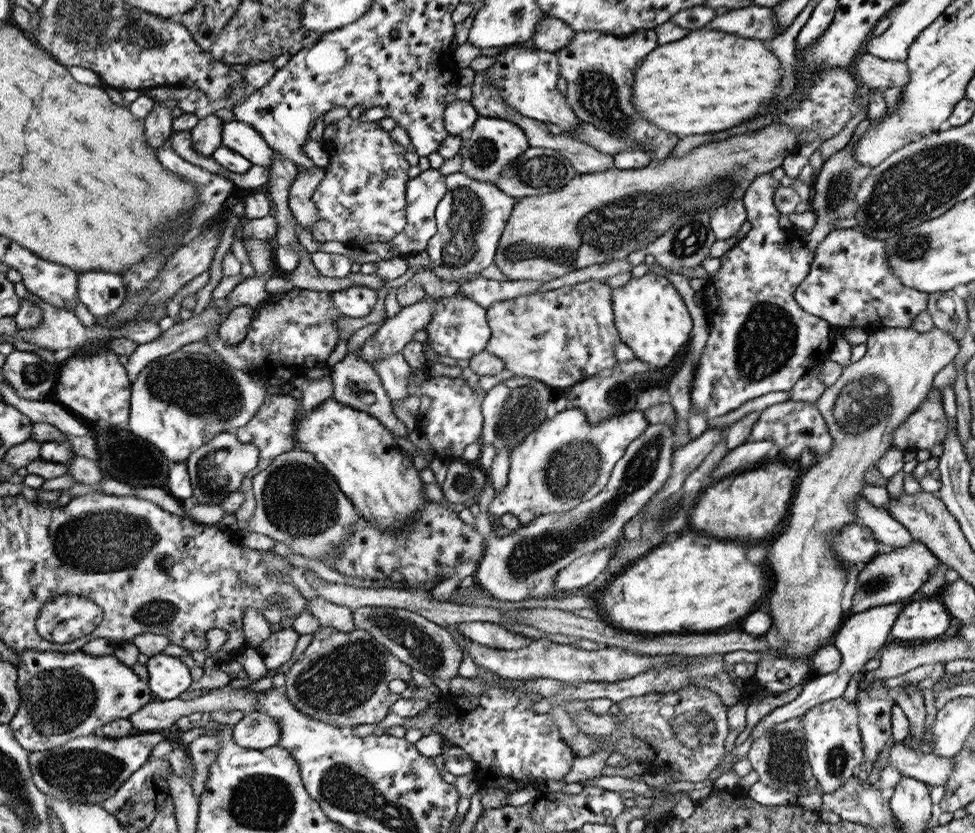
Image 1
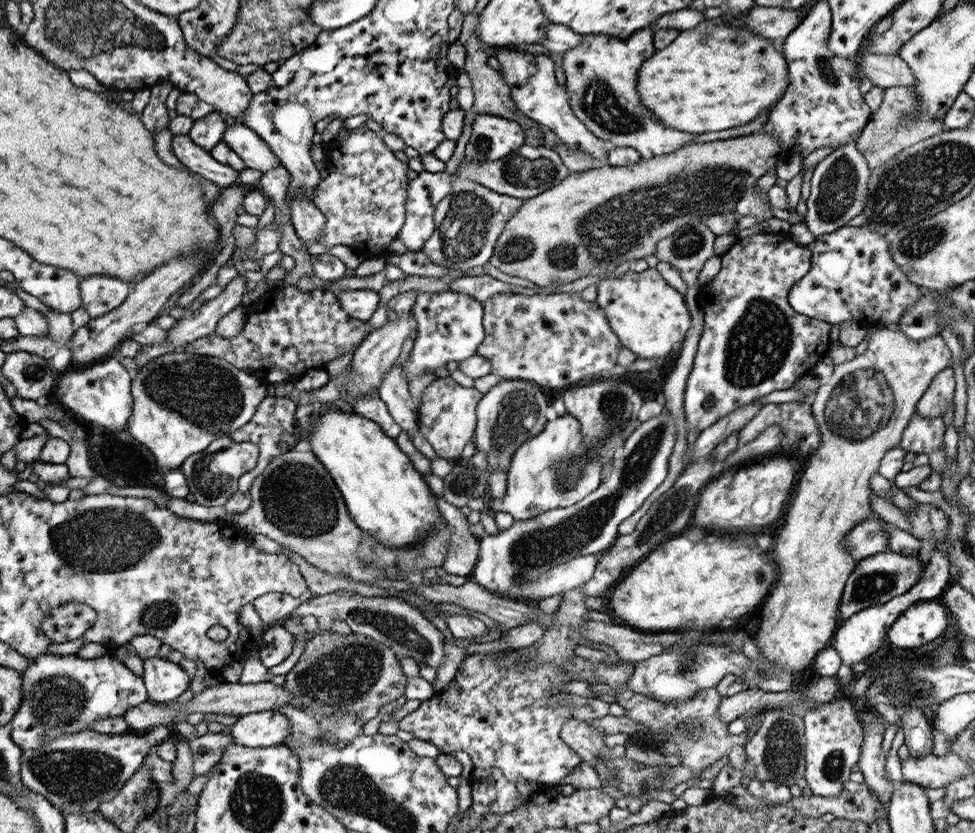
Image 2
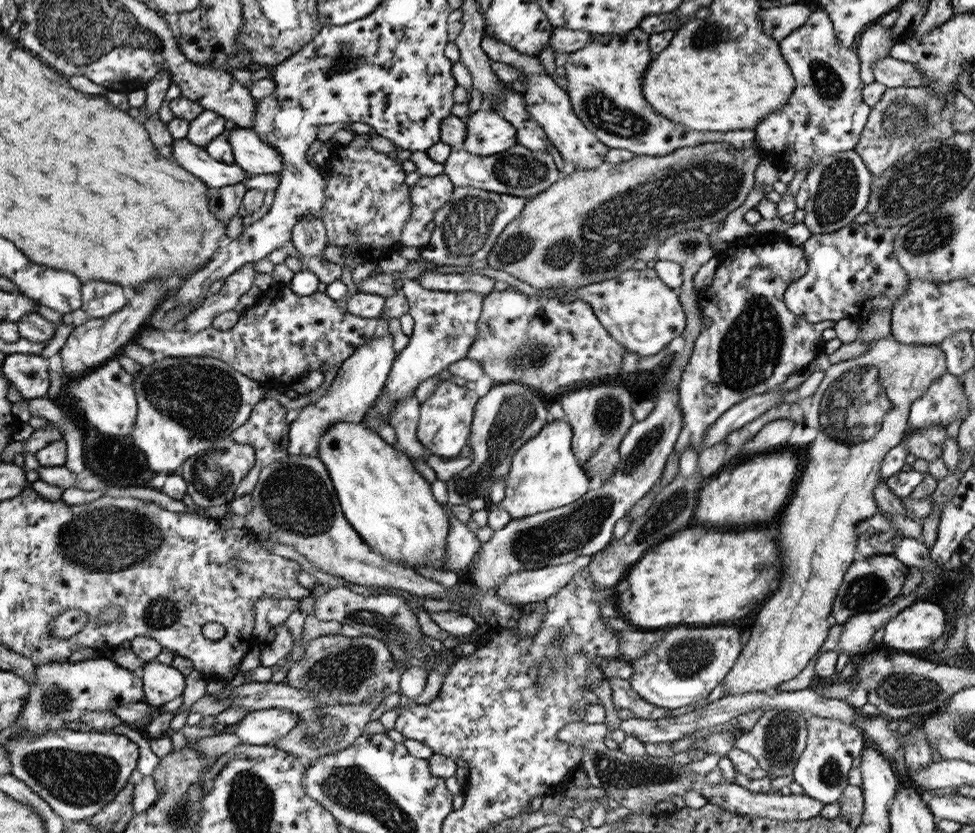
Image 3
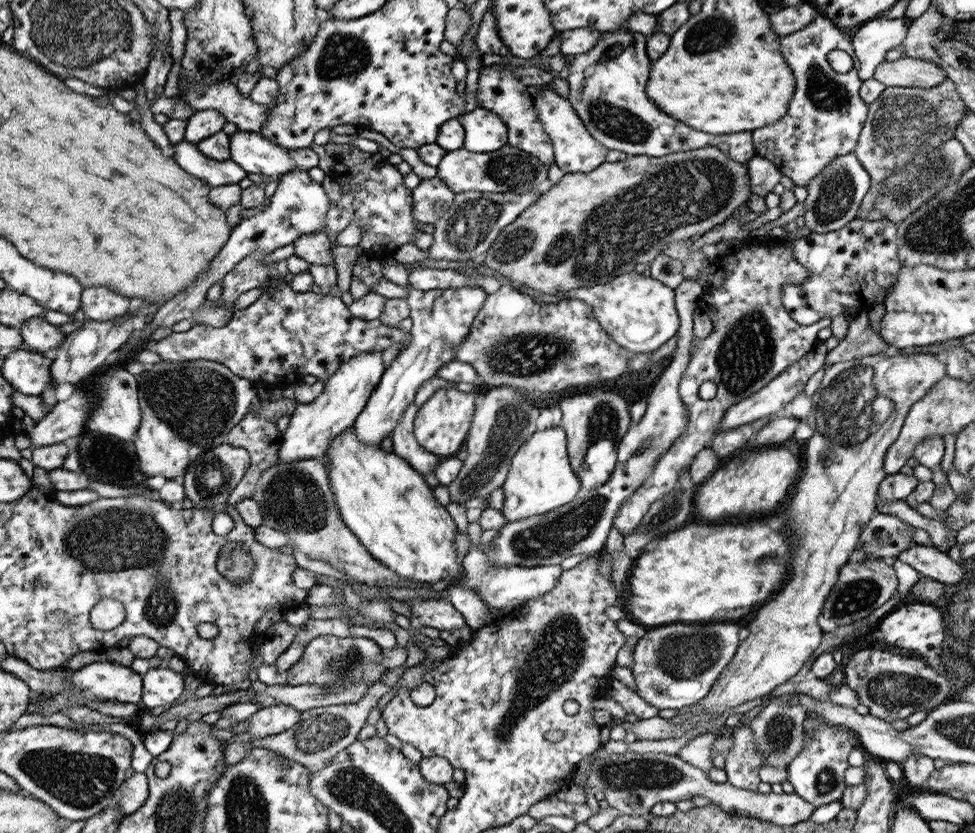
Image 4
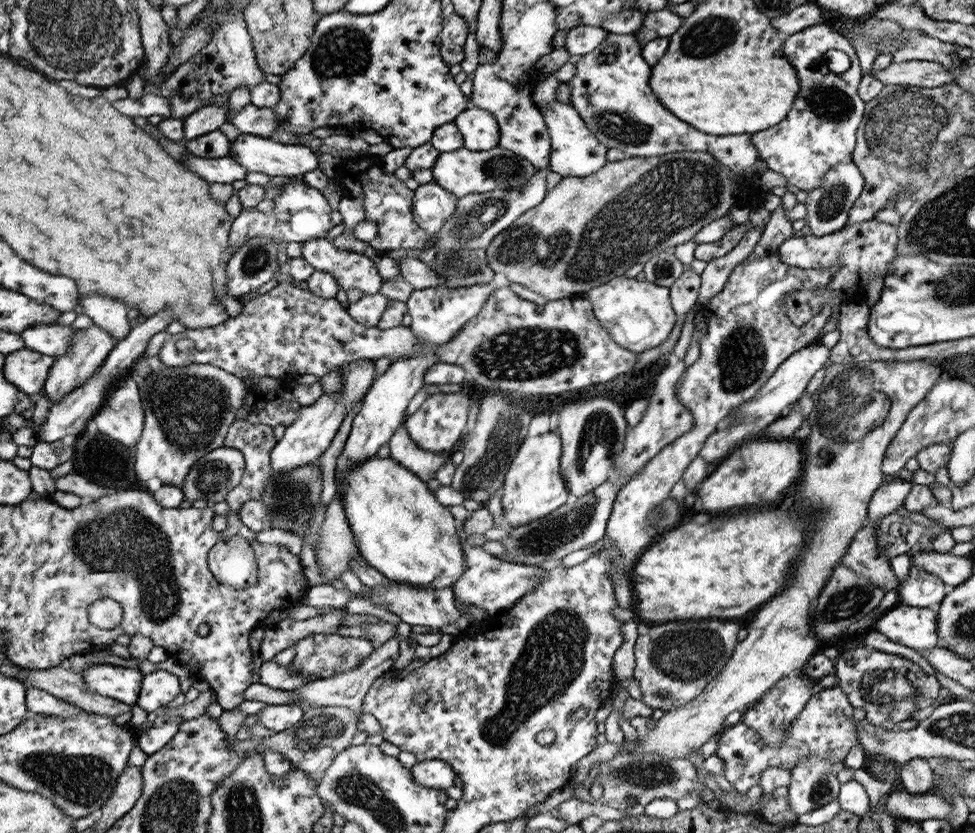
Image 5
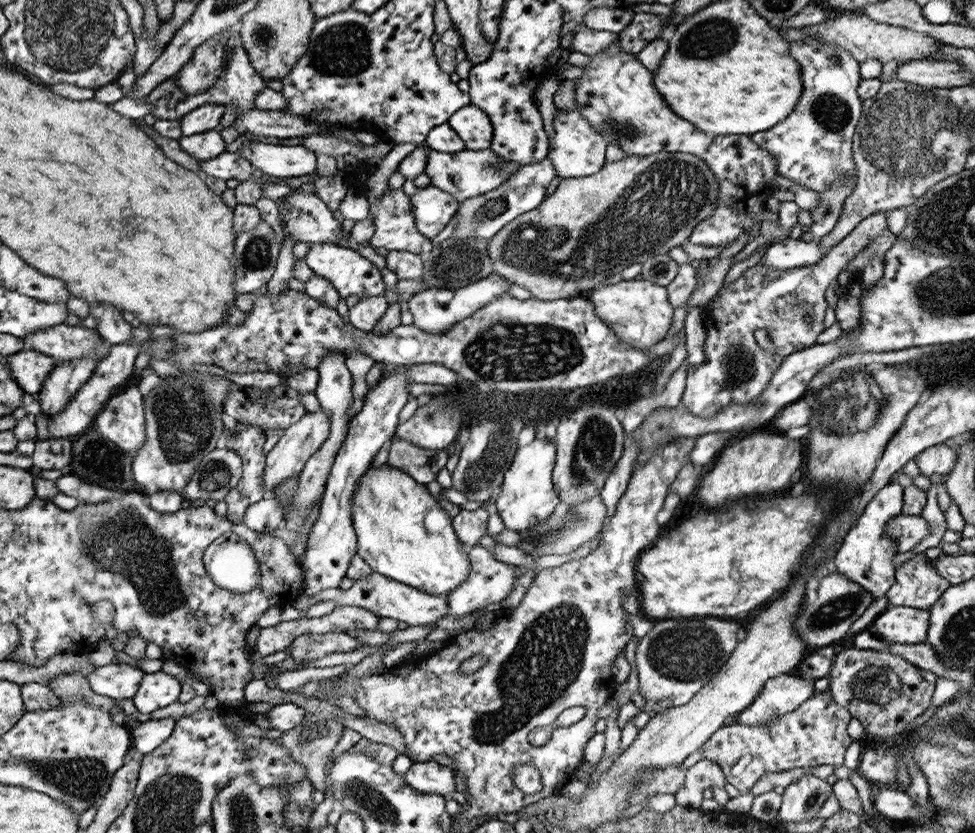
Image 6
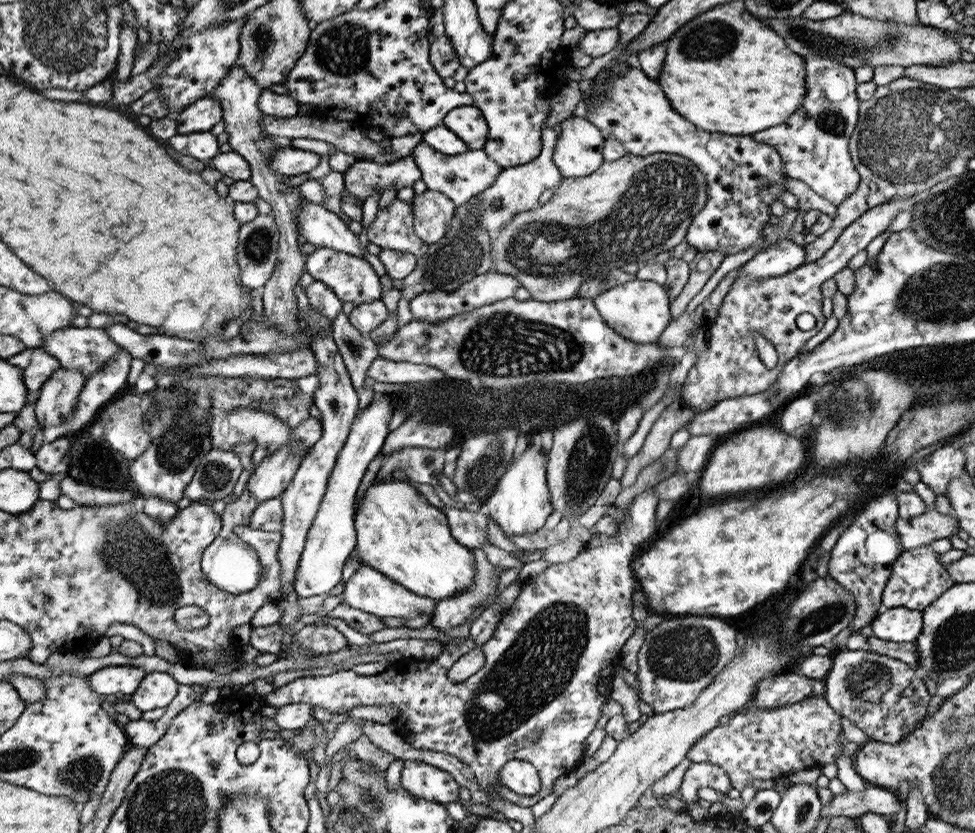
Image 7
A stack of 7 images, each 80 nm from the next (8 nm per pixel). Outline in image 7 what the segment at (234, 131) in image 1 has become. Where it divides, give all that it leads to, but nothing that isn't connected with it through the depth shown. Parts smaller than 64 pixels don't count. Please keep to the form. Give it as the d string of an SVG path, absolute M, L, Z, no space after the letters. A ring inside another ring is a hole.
M285 144L277 150L273 150L273 156L271 156L269 163L280 174L296 176L312 172L318 166L320 158L321 156L314 152Z

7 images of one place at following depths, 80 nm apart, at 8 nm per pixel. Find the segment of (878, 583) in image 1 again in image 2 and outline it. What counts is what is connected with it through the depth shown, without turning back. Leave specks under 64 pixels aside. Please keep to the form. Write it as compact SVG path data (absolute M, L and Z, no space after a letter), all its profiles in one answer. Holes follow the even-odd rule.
M887 550L860 561L857 569L850 574L848 582L844 585L844 592L840 598L838 621L844 621L860 610L885 604L896 596L906 594L908 589L918 584L924 570L926 570L926 566L922 564L919 554L910 554L908 557L908 554L904 556L904 554Z

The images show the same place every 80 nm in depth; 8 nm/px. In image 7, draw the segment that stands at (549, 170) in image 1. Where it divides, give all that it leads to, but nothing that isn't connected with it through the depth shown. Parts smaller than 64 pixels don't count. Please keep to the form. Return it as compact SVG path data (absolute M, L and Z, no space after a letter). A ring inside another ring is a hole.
M421 140L409 156L414 157L427 190L444 194L456 206L470 201L472 197L488 190L490 186L494 185L500 172L506 169L500 166L495 159L490 158L483 148L478 150L467 149L462 154L448 156Z

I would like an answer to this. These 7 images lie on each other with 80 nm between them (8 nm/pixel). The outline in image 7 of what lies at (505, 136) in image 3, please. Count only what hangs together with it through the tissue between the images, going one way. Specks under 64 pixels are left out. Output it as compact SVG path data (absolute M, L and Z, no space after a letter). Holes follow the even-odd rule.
M474 104L459 106L444 119L443 126L459 136L468 149L482 149L487 144L488 122Z

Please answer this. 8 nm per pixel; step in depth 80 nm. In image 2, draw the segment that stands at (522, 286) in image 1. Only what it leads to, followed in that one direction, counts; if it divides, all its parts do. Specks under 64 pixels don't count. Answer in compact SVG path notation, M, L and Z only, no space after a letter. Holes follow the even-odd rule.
M493 275L459 276L451 280L449 290L456 293L471 295L481 303L490 300L500 293L513 293L510 284L496 279Z

